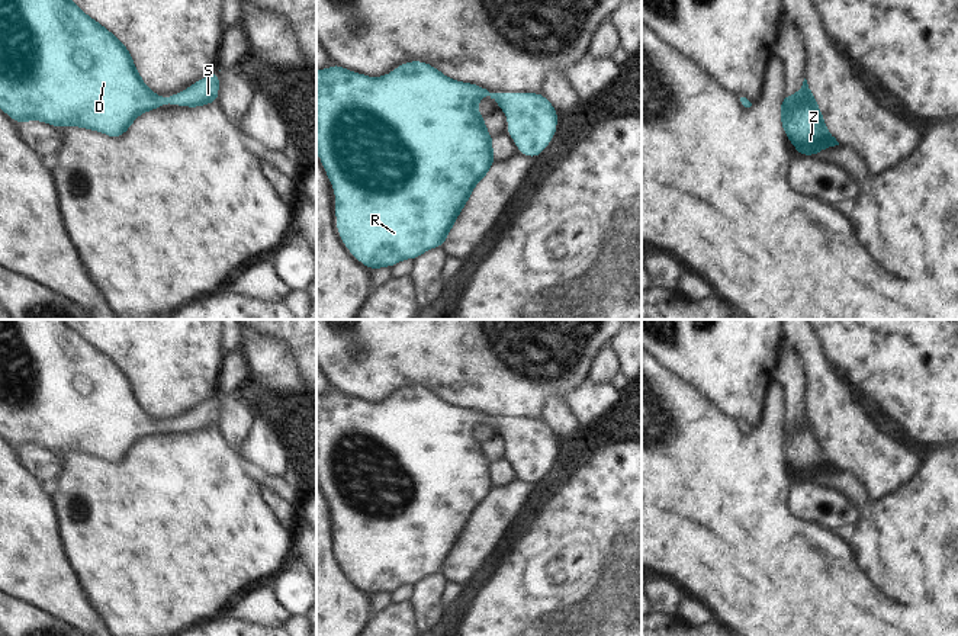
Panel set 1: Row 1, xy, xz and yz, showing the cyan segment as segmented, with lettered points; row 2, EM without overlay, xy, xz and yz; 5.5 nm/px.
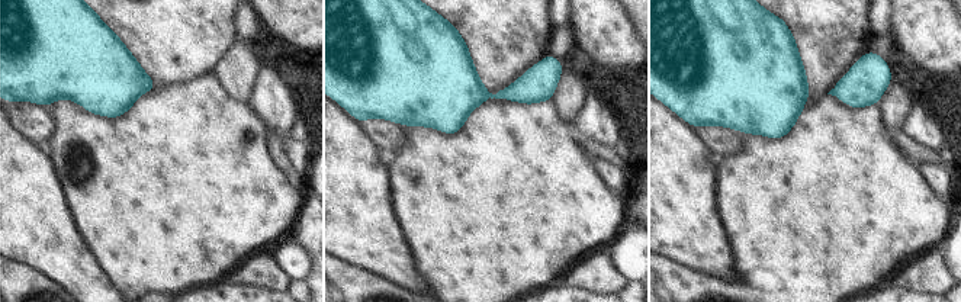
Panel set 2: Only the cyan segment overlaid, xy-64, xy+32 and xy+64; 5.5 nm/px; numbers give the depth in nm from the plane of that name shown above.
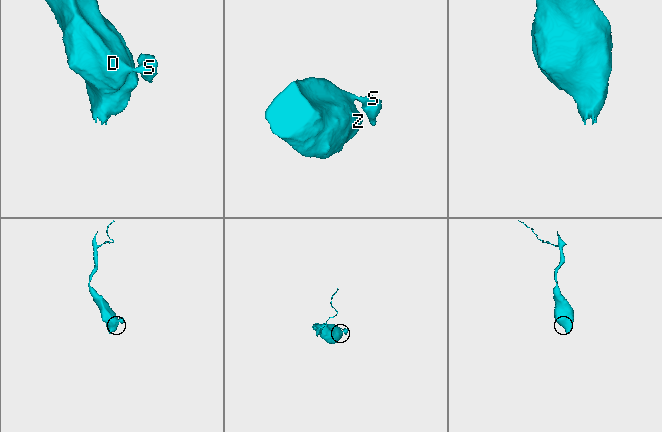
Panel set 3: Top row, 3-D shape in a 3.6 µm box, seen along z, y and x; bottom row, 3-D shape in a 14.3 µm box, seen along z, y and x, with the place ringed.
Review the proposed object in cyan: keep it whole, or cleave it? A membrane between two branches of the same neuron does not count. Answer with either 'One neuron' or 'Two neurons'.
One neuron

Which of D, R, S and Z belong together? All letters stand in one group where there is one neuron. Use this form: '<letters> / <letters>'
D R S Z

